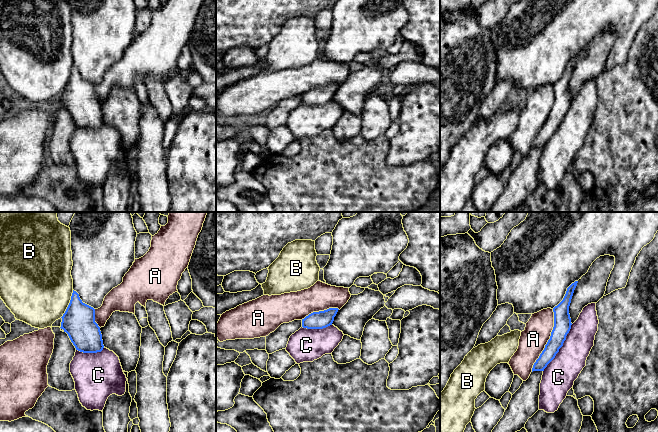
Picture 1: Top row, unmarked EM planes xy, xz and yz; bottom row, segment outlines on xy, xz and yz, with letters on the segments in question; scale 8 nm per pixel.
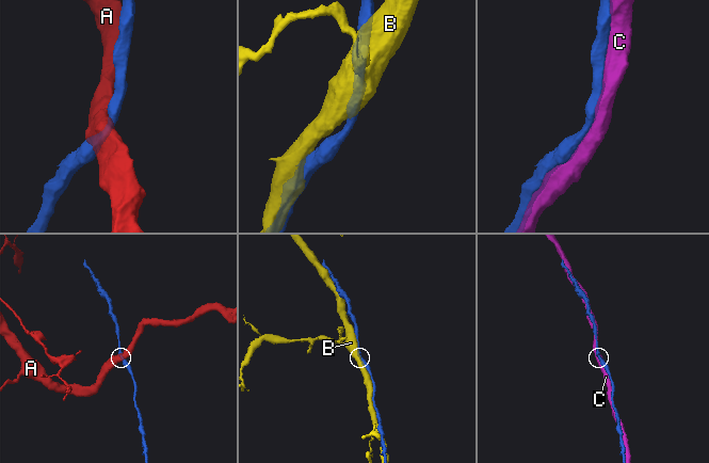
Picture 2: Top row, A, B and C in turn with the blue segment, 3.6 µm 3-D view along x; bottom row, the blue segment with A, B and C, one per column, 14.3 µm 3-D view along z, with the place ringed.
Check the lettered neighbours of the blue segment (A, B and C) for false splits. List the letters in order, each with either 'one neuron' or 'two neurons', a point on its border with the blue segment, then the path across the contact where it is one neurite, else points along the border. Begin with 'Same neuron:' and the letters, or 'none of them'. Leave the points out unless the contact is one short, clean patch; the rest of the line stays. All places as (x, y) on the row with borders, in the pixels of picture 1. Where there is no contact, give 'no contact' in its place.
Same neuron: C
A: two neurons; contact yz (548, 340)
B: two neurons; contact xy (69, 304)
C: one neuron; contact yz (560, 347)

